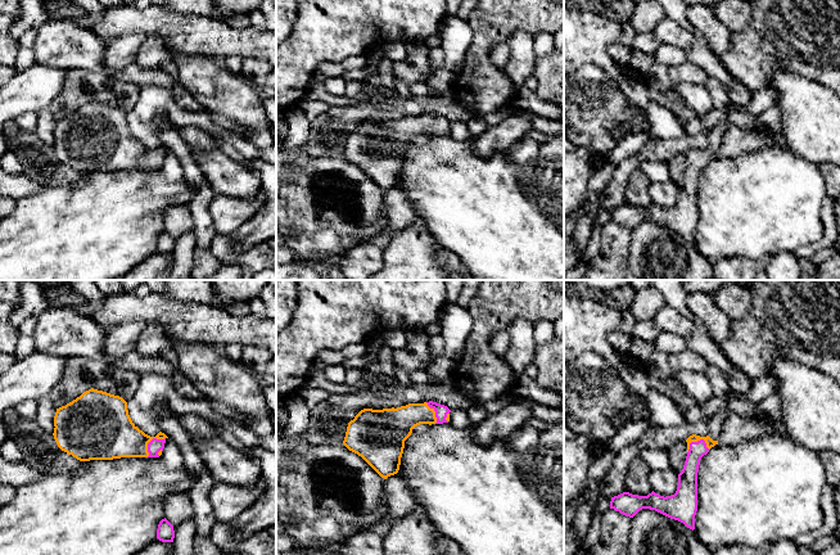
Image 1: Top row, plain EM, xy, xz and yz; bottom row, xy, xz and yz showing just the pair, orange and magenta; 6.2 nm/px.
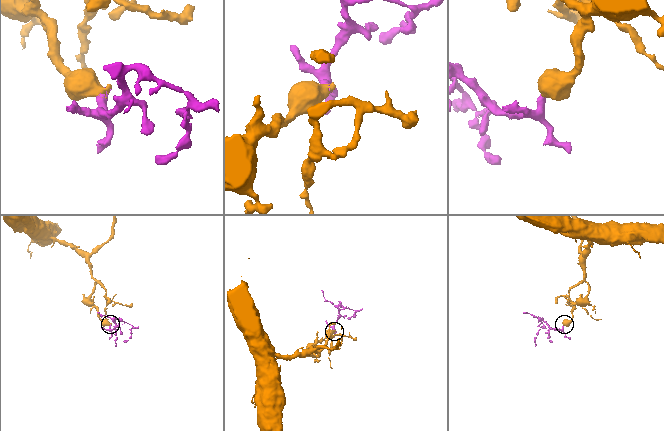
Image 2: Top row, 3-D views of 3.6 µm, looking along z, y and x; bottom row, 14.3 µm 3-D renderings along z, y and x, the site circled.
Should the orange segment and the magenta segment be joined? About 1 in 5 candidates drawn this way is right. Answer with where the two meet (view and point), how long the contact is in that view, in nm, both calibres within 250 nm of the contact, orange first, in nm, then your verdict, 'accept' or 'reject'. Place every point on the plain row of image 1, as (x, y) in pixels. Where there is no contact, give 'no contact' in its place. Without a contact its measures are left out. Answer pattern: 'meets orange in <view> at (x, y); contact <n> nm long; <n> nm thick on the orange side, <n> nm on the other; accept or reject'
meets orange in yz at (696, 153); contact 150 nm long; 50 nm thick on the orange side, 130 nm on the other; accept

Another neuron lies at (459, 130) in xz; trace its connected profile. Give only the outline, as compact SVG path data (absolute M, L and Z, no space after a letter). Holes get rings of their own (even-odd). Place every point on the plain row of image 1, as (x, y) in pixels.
M460 121L451 122L450 135L457 141L471 139L471 134L469 131L468 123Z

